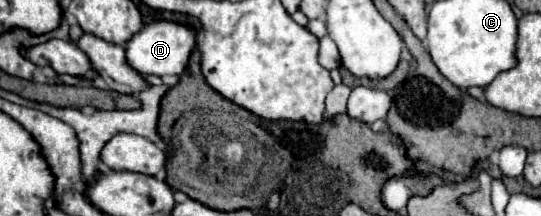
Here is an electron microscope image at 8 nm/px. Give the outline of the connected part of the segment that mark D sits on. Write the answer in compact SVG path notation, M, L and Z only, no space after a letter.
M160 20L146 23L144 28L126 44L126 60L140 74L162 76L162 84L172 87L178 83L179 76L164 76L164 74L182 74L188 66L188 60L190 60L194 46L196 46L196 30L192 26Z

